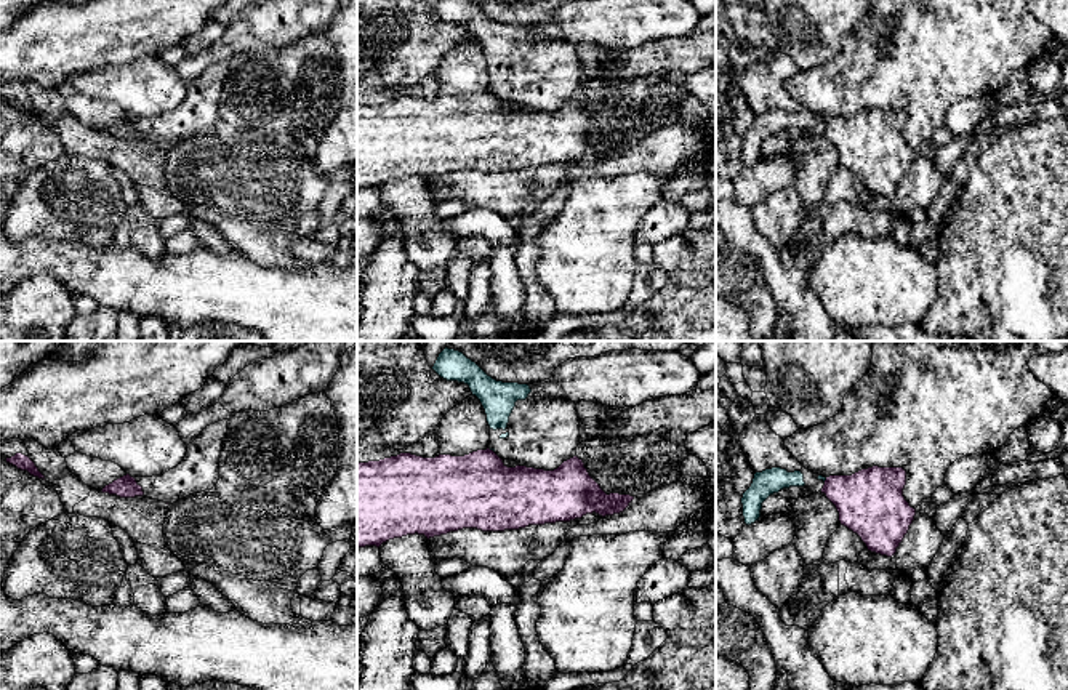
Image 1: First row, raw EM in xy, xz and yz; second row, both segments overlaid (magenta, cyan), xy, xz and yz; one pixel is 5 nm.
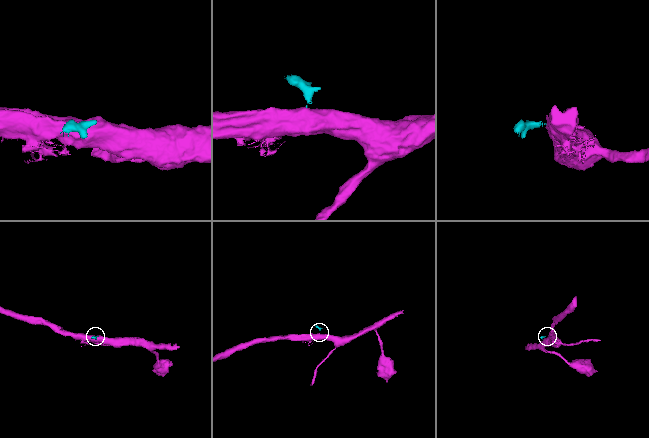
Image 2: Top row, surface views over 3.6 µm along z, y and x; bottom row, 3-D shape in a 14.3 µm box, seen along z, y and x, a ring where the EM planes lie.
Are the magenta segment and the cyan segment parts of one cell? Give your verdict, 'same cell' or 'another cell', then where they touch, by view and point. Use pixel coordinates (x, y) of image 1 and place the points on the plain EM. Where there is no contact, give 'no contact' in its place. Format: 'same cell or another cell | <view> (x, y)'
another cell | xz (492, 92)

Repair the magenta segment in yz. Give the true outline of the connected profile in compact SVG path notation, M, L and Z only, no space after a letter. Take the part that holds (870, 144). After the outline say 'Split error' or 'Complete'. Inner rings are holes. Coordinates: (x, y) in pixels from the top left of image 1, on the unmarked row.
M873 107L852 117L826 118L821 134L836 147L841 166L857 175L868 192L892 199L916 157L916 150L903 138L905 126L903 109Z. Complete

